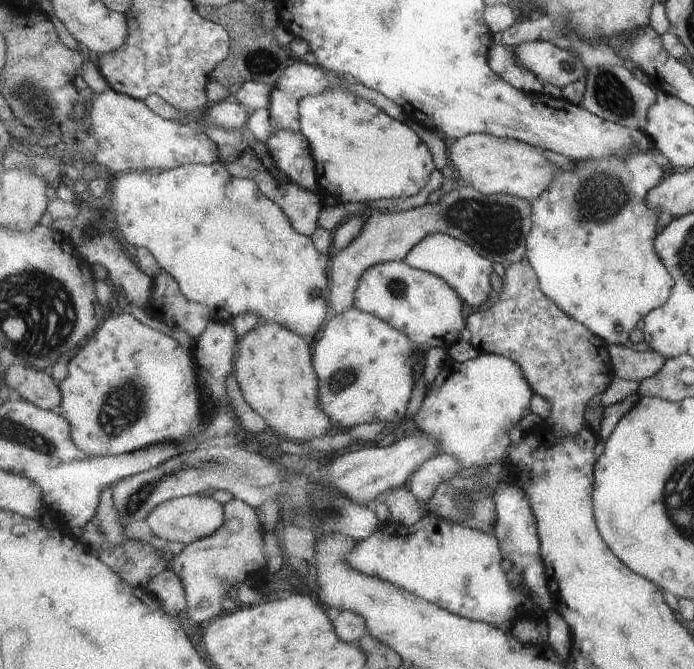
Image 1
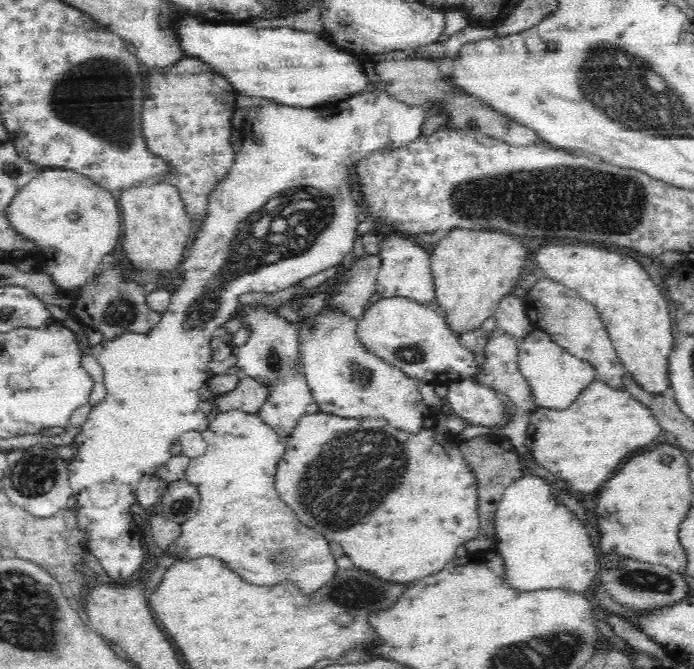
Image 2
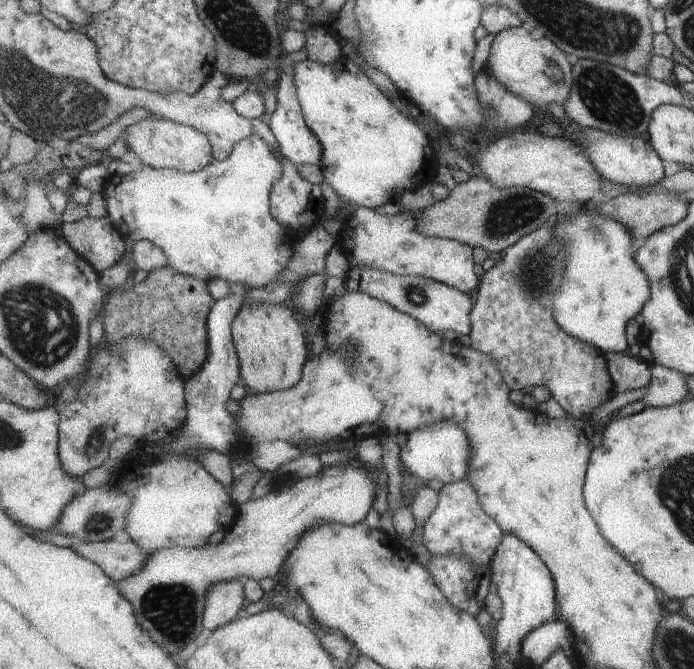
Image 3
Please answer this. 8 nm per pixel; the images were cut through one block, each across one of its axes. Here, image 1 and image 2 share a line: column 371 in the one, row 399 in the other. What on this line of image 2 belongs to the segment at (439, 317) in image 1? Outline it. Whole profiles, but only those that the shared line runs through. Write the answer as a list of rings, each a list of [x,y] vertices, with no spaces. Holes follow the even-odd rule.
[[[264,304],[238,305],[236,317],[242,326],[250,328],[250,336],[236,350],[236,365],[244,374],[269,384],[270,394],[264,406],[257,412],[268,426],[278,434],[289,436],[299,418],[319,411],[308,388],[302,364],[298,363],[301,322],[291,322],[276,313],[276,306]]]

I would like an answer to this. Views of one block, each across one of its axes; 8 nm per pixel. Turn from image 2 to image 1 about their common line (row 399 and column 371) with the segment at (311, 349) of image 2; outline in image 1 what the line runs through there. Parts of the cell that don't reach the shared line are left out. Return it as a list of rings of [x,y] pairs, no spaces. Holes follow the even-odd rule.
[[[353,307],[351,310],[331,316],[324,326],[321,337],[312,348],[313,368],[319,376],[319,400],[323,412],[333,421],[333,427],[352,428],[360,424],[375,424],[376,422],[397,422],[407,414],[413,390],[415,390],[415,364],[424,358],[420,347],[413,342],[401,329],[387,324],[381,317],[373,313],[363,312]]]

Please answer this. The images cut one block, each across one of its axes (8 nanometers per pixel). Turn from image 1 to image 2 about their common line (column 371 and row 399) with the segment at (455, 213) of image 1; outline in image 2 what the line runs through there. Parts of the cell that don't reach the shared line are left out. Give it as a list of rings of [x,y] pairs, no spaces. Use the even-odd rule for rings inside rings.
[[[245,375],[241,377],[238,386],[235,386],[226,395],[217,395],[216,406],[221,412],[228,410],[242,410],[246,413],[257,413],[270,394],[267,382]]]

